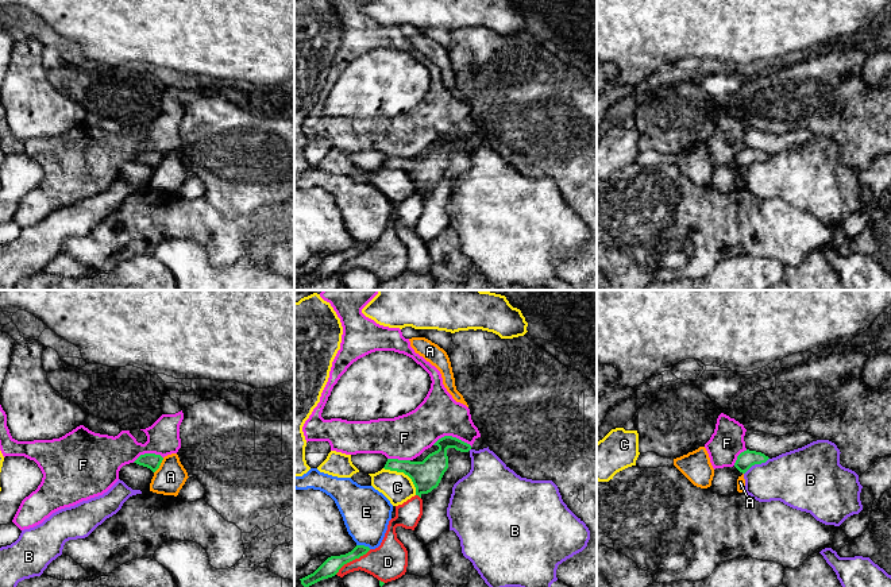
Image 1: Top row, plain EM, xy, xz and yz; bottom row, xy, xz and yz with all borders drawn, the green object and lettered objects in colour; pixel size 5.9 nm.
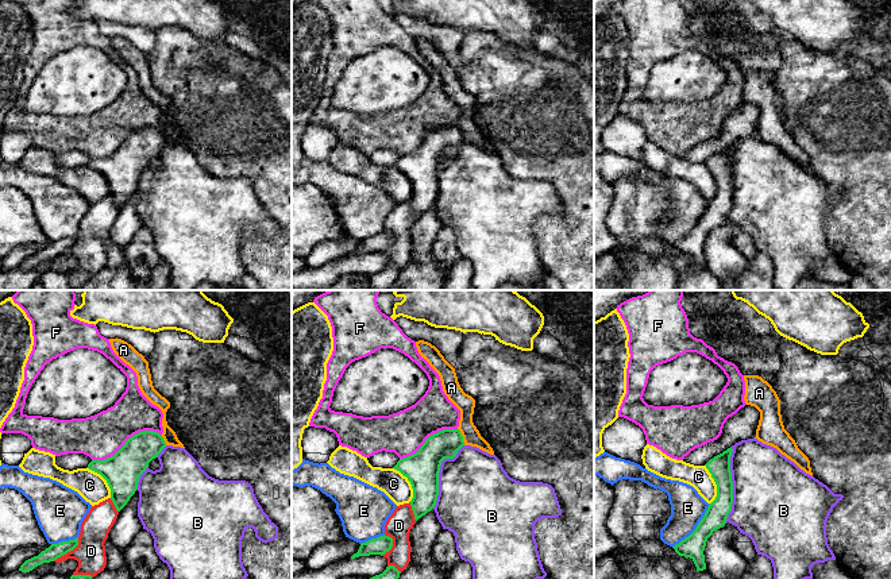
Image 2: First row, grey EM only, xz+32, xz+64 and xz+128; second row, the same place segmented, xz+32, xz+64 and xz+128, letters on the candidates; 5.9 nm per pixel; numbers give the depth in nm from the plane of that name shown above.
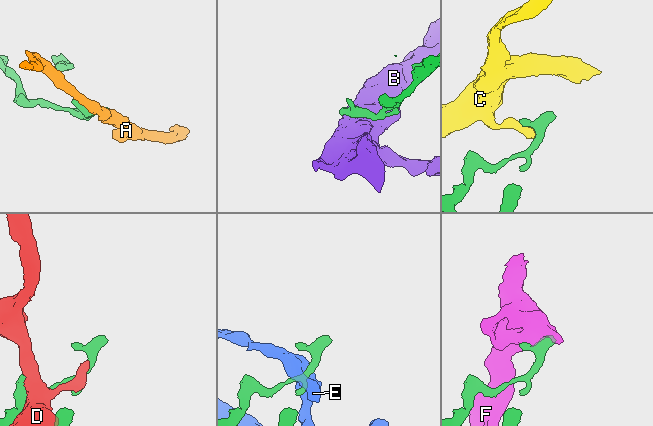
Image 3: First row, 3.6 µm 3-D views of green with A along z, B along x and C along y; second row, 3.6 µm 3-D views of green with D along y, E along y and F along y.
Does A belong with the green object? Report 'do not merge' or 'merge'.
do not merge

